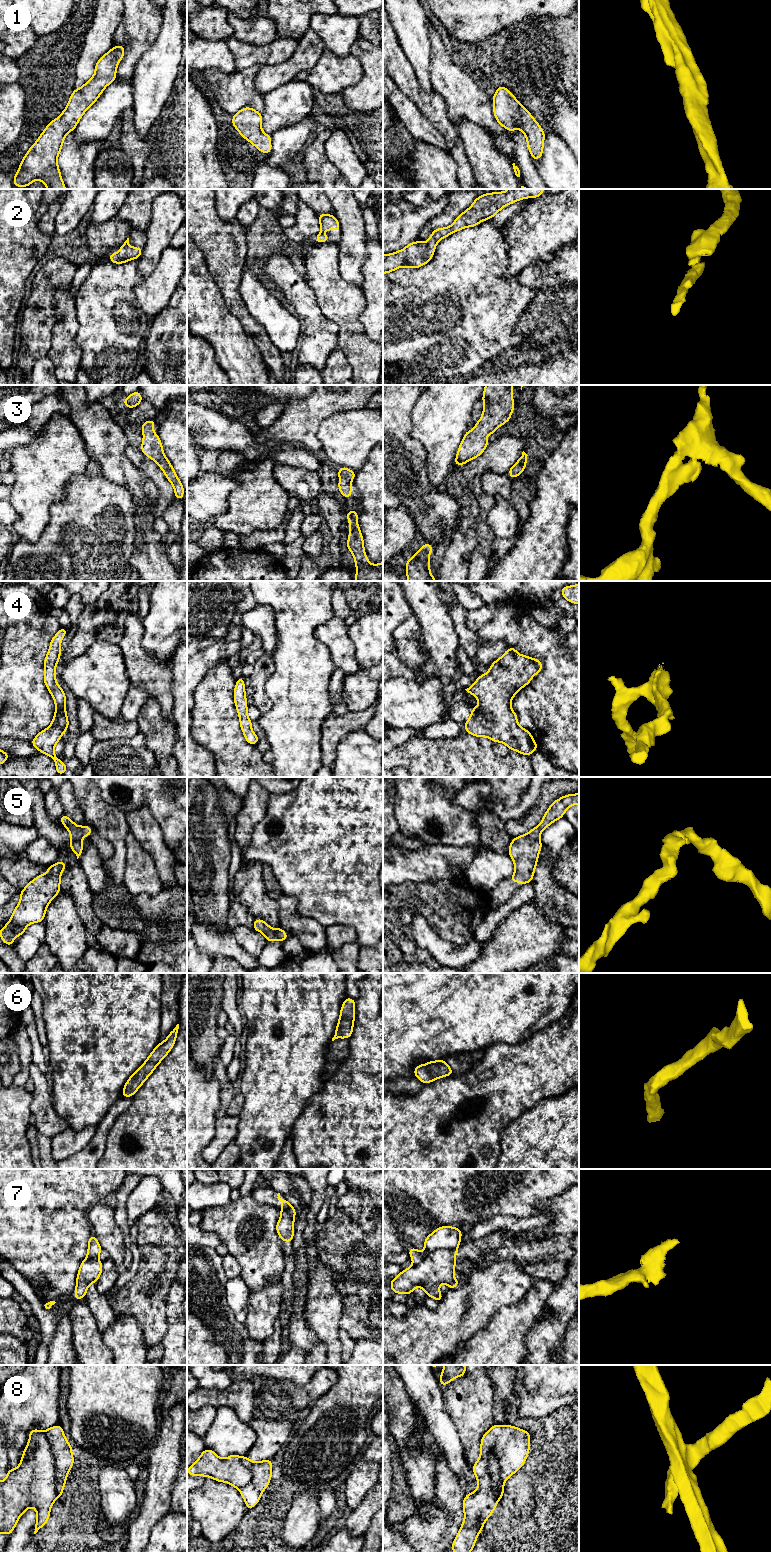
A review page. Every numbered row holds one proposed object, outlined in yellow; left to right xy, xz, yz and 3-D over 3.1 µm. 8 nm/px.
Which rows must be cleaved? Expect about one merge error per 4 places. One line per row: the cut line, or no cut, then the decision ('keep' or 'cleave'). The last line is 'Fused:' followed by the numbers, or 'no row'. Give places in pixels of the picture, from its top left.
1: no cut; keep
2: no cut; keep
3: no cut; keep
4: no cut; keep
5: no cut; keep
6: no cut; keep
7: cut in yz along (456, 1247), (435, 1249), (428, 1254); cleave
8: cut in yz along (493, 1451), (488, 1462), (488, 1471), (498, 1500); cleave
Fused: 7, 8

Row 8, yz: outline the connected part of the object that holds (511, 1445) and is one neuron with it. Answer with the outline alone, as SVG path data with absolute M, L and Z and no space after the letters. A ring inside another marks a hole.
M494 1424L481 1438L480 1457L472 1466L477 1478L478 1488L470 1494L465 1495L463 1500L464 1521L453 1541L451 1552L471 1552L479 1533L482 1531L485 1521L492 1515L498 1504L498 1491L492 1483L488 1469L489 1459L494 1453L500 1467L500 1480L504 1483L525 1463L530 1450L530 1432L510 1425Z

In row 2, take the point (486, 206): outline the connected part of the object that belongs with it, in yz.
M509 189L505 192L482 194L451 226L436 228L426 243L413 241L400 251L383 255L383 274L400 267L420 268L433 258L435 247L442 238L466 227L475 227L480 222L494 217L503 207L525 198L539 197L544 191L544 189Z

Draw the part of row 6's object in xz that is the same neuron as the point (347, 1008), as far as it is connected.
M347 997L343 1001L337 1028L332 1041L338 1038L349 1039L351 1037L355 1019L355 1004L356 1001L350 997Z

